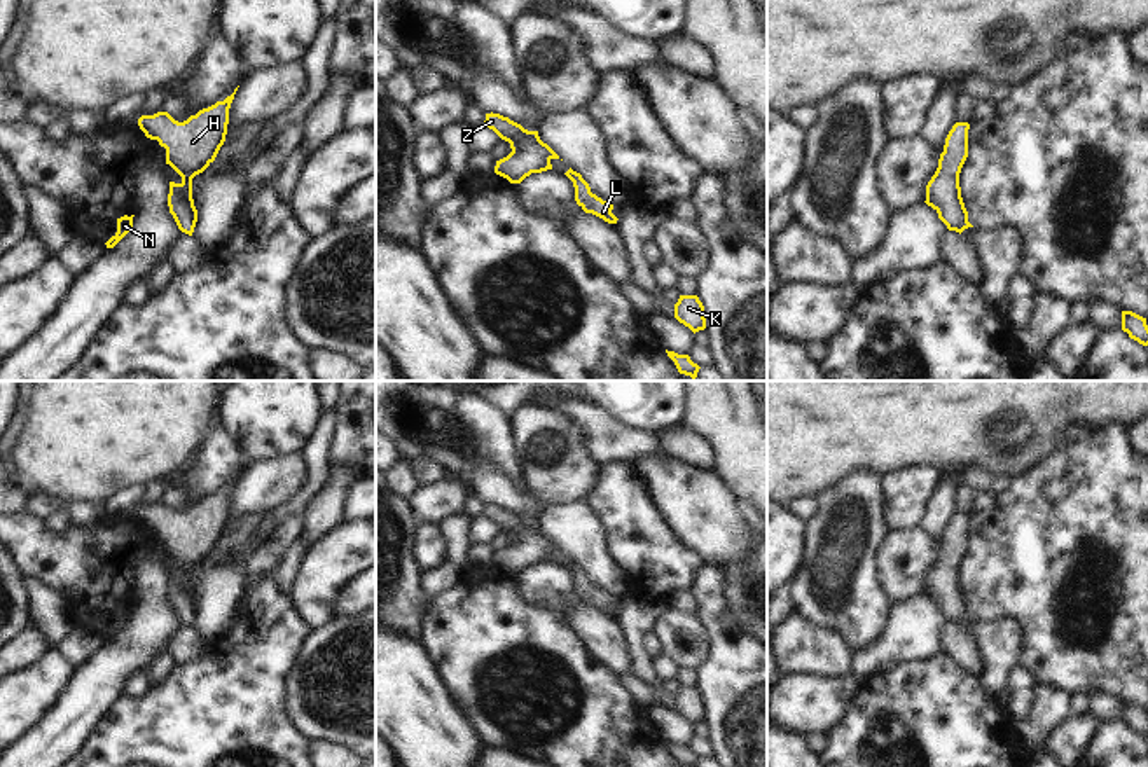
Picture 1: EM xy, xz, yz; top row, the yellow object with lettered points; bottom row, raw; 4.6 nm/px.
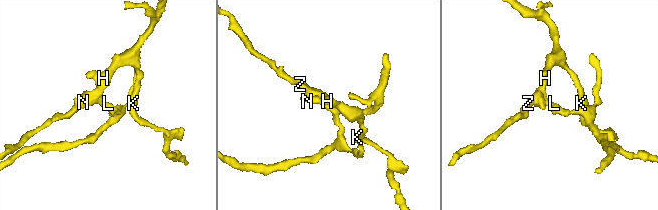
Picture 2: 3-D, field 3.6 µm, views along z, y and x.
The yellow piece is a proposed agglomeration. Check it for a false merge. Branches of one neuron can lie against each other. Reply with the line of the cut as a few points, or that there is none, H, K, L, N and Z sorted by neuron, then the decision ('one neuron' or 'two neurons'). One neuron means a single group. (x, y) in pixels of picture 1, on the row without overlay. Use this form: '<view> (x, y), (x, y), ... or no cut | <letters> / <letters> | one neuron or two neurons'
no cut | H K L N Z | one neuron

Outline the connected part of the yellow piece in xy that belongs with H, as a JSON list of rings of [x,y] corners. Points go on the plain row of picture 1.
[[[238,479],[224,493],[199,501],[187,512],[178,514],[168,503],[142,507],[140,521],[147,529],[157,531],[166,540],[166,556],[169,556],[182,573],[169,573],[168,598],[178,620],[192,627],[197,601],[192,591],[192,570],[203,564],[217,549],[225,533],[229,500]]]

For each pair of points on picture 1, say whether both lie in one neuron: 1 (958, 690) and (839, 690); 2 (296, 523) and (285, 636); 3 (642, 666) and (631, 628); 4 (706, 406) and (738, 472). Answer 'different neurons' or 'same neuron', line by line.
1: different neurons
2: different neurons
3: same neuron
4: same neuron

